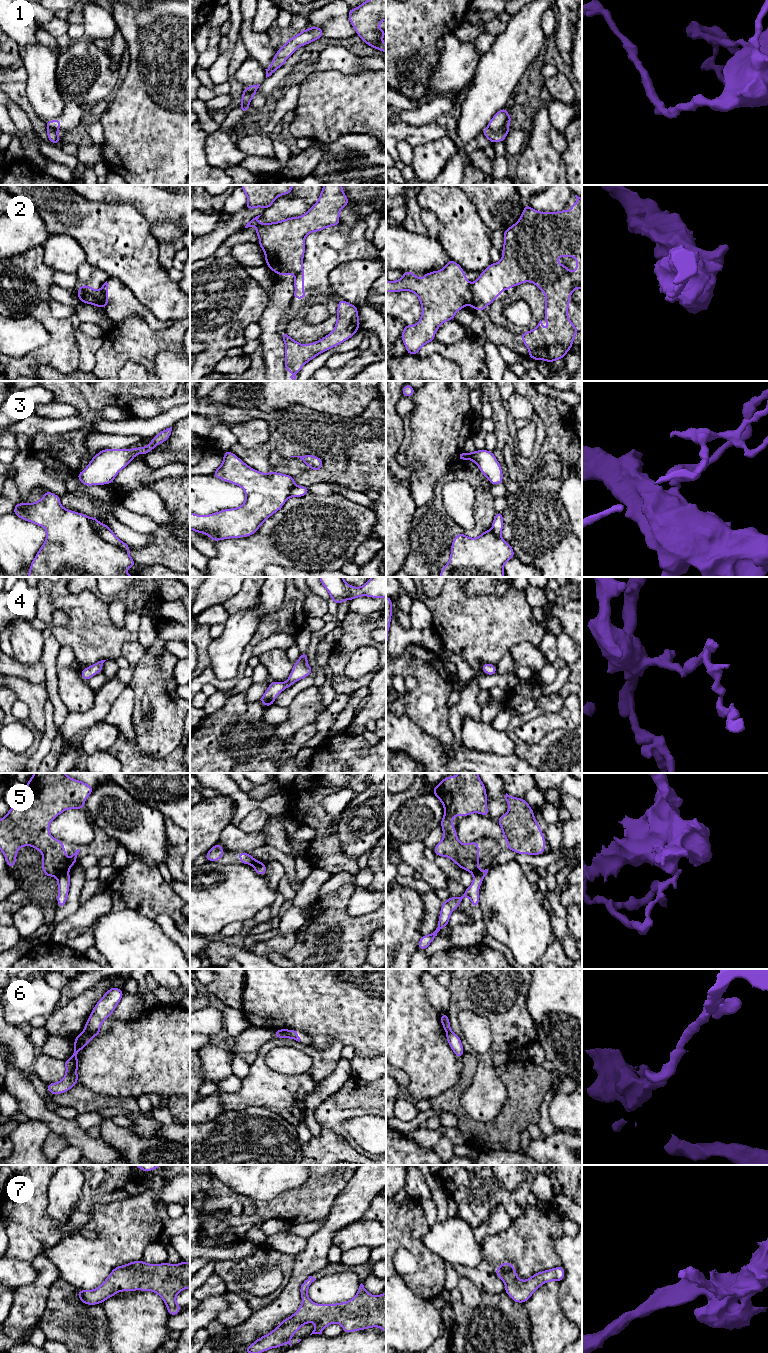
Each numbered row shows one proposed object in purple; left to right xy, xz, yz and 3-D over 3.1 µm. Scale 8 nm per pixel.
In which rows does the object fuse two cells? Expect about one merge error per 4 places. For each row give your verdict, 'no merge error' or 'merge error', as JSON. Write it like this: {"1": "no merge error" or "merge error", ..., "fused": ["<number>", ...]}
{"1": "merge error", "2": "merge error", "3": "merge error", "4": "no merge error", "5": "merge error", "6": "merge error", "7": "no merge error", "fused": ["1", "2", "3", "5", "6"]}

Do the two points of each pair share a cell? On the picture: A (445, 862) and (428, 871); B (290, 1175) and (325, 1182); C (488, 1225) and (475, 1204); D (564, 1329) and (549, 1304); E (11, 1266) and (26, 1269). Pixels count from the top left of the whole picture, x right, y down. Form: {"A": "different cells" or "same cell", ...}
{"A": "different cells", "B": "different cells", "C": "different cells", "D": "same cell", "E": "same cell"}

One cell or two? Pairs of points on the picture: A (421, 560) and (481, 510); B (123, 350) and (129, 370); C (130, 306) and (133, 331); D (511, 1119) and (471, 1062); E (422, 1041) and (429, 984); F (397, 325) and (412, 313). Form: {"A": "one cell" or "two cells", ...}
{"A": "one cell", "B": "two cells", "C": "two cells", "D": "one cell", "E": "two cells", "F": "two cells"}

